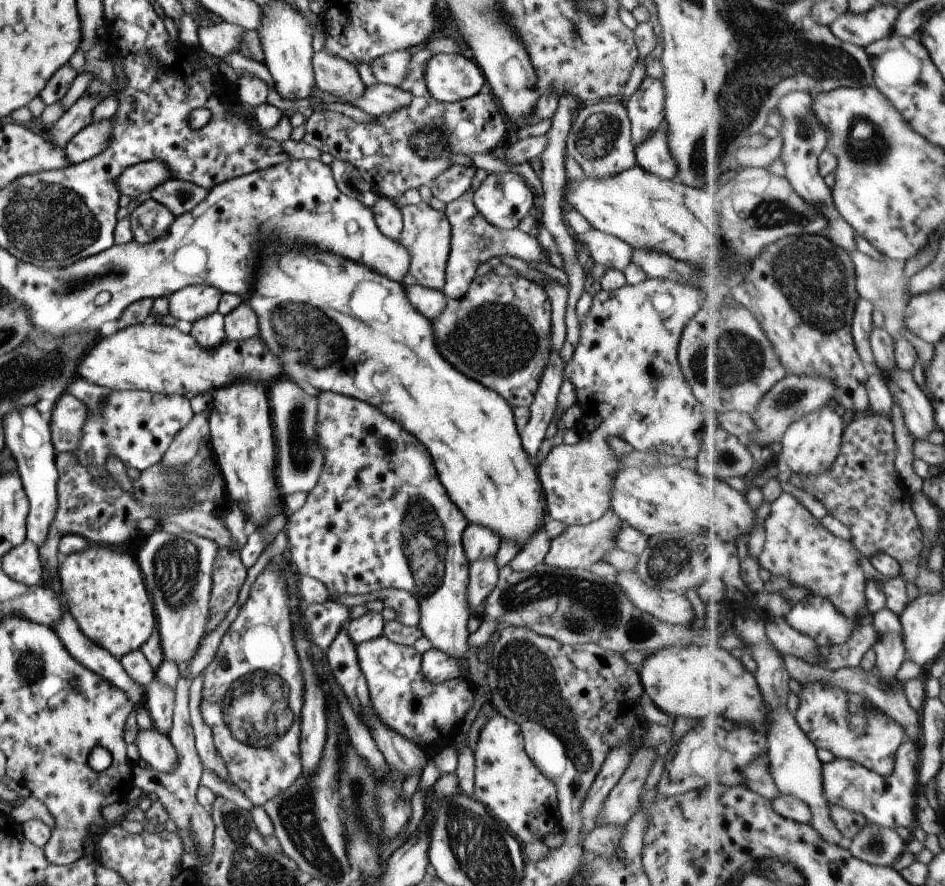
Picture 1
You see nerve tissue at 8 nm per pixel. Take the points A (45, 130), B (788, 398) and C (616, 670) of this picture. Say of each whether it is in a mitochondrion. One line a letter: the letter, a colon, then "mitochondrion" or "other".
A: other
B: mitochondrion
C: other

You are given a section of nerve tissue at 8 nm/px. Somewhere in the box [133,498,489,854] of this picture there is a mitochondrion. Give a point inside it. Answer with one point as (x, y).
(257, 710)

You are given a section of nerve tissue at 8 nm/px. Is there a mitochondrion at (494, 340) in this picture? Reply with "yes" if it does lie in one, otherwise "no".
yes

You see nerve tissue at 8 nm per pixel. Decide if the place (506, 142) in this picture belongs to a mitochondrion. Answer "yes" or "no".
no

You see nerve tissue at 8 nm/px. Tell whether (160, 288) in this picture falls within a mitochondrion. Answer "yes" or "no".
no

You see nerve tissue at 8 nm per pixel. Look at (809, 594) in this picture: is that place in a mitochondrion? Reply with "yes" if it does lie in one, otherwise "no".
no

